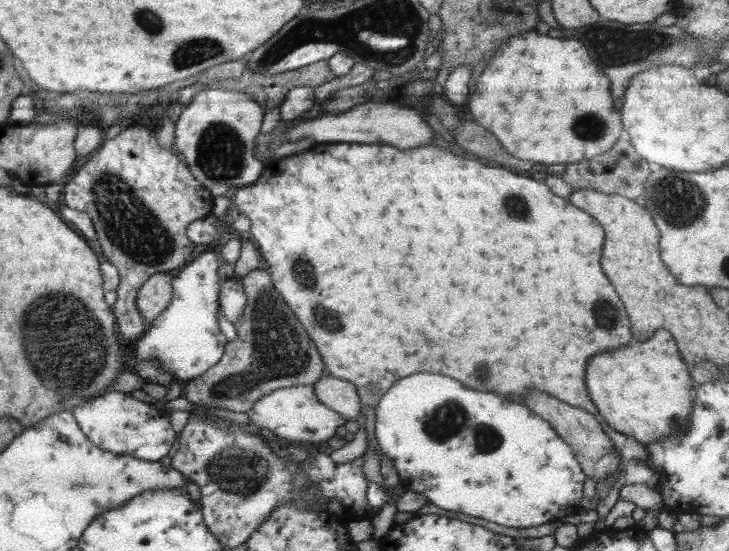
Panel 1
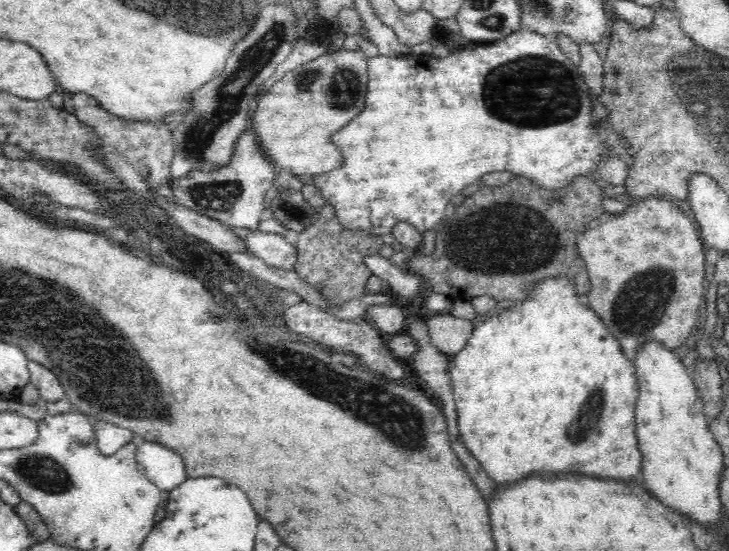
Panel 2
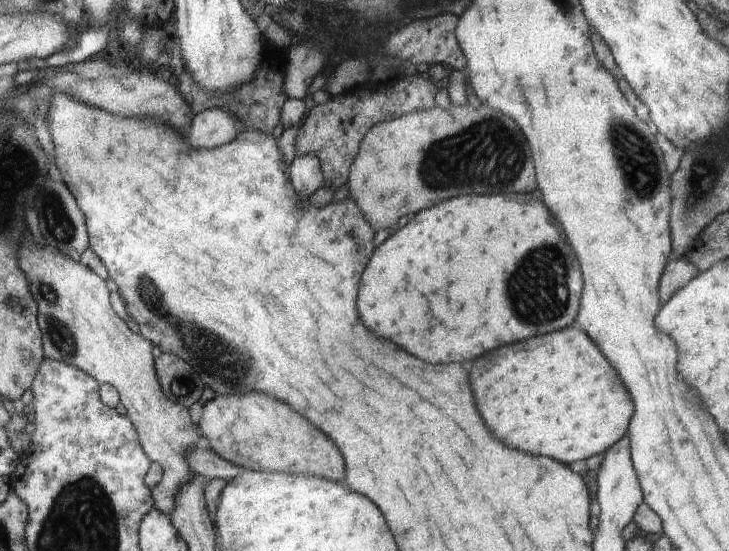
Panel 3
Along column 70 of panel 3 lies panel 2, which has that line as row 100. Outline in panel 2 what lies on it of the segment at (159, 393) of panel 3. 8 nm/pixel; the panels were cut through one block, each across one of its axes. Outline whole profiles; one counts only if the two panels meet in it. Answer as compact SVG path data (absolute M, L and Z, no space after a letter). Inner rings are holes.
M330 50L288 72L259 97L252 129L276 172L306 179L342 166L344 157L332 136L365 109L368 60L362 50Z

